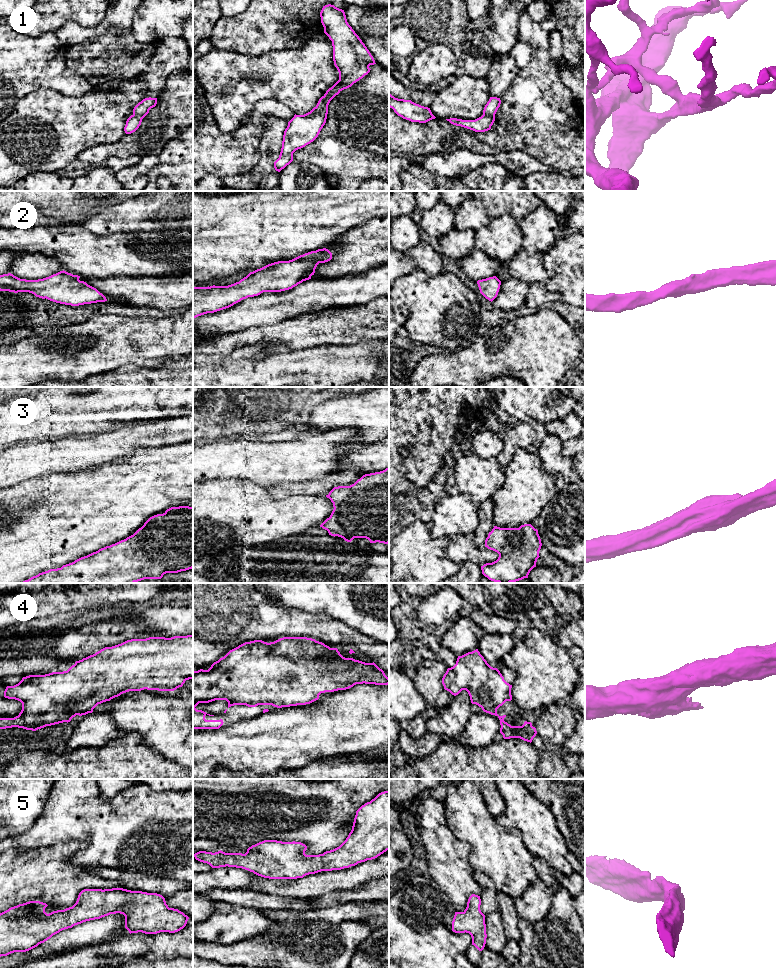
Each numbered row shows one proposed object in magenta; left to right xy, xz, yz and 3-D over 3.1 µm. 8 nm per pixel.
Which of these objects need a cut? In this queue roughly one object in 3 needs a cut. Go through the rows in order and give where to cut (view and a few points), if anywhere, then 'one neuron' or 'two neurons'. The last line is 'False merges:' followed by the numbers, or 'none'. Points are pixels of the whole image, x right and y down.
1: no cut | one neuron
2: no cut | one neuron
3: no cut | one neuron
4: no cut | one neuron
5: no cut | one neuron
False merges: none

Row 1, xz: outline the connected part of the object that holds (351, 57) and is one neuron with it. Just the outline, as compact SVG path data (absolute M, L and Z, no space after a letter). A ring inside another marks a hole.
M328 4L323 6L321 12L321 23L324 27L324 33L332 41L333 61L339 72L339 80L329 88L326 93L319 99L317 105L304 115L294 115L288 122L284 131L282 148L279 158L274 162L274 168L280 172L293 161L293 153L313 142L319 135L321 129L326 123L328 114L328 105L330 101L342 90L351 87L354 83L362 79L370 72L370 65L374 65L375 60L365 44L348 24L344 10Z

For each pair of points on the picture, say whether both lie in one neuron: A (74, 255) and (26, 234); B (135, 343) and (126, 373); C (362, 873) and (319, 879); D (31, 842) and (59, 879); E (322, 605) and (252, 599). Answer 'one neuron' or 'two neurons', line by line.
A: one neuron
B: two neurons
C: one neuron
D: two neurons
E: two neurons

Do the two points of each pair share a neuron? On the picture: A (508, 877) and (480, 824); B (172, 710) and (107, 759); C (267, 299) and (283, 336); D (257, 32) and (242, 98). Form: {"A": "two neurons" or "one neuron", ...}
{"A": "one neuron", "B": "two neurons", "C": "two neurons", "D": "two neurons"}

